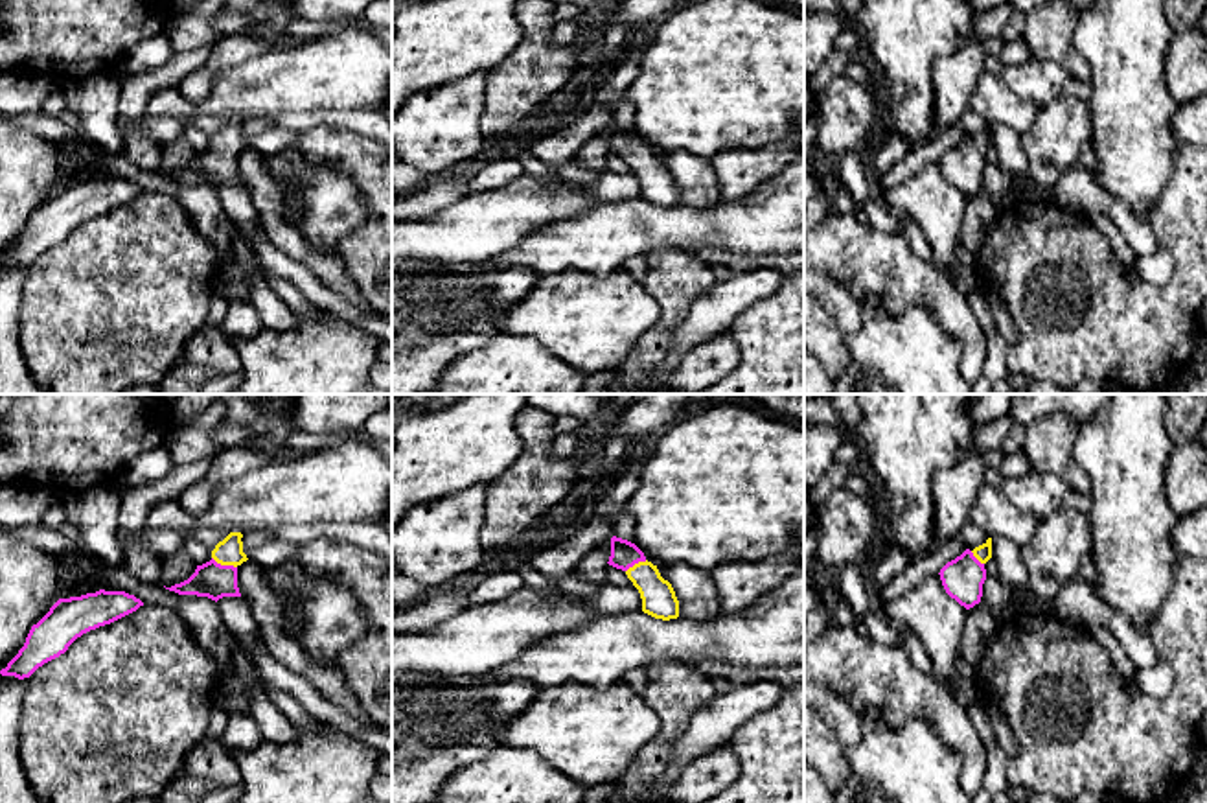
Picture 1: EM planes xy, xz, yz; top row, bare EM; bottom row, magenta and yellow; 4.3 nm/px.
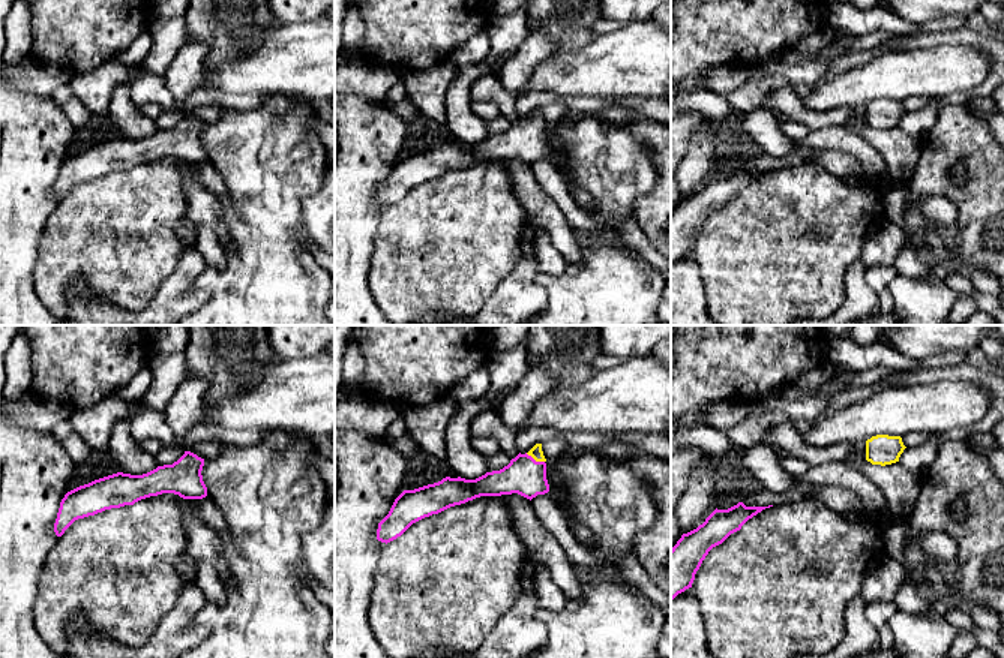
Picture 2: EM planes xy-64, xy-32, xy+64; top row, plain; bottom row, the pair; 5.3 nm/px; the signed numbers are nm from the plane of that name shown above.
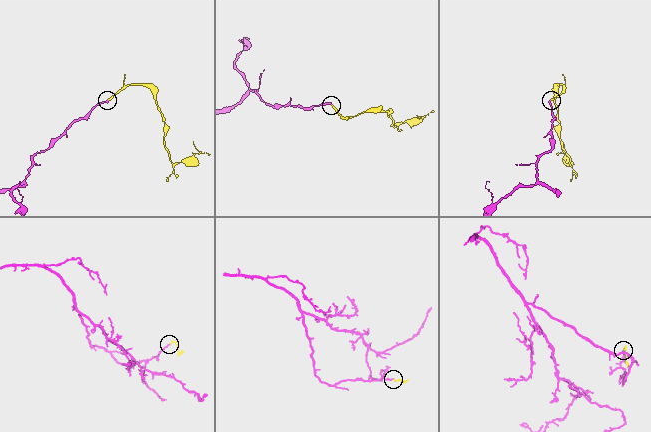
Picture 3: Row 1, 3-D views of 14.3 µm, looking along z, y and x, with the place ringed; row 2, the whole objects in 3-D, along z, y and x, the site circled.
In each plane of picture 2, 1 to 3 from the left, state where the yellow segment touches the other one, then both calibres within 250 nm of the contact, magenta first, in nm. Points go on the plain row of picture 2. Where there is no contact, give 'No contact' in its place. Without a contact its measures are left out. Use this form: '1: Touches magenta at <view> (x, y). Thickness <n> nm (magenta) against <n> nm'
1: No contact
2: Touches magenta at xy-32 (533, 123). Thickness 200 nm (magenta) against 70 nm
3: No contact

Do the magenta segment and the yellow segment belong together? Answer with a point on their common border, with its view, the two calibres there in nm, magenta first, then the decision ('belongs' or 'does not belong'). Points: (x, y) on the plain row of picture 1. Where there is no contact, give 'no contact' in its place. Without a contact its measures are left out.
meets magenta in xy at (225, 153); 160 nm thick on the magenta side, 120 nm on the other; belongs

